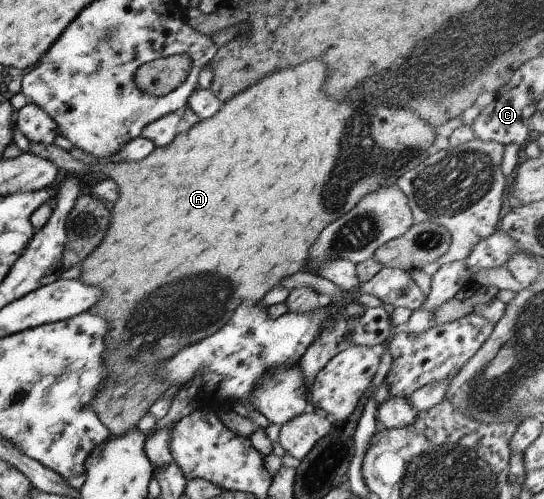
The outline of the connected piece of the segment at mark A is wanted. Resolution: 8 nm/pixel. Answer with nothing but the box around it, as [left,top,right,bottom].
[29,61,435,437]

